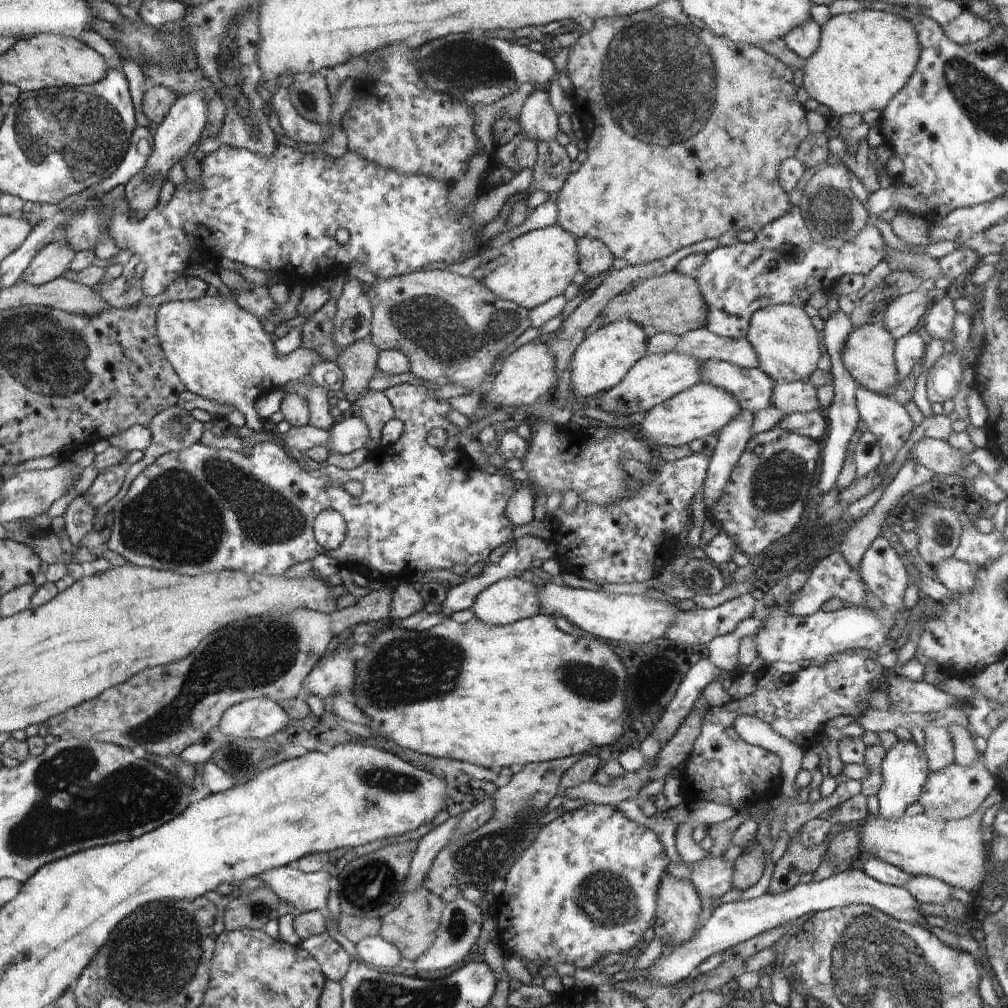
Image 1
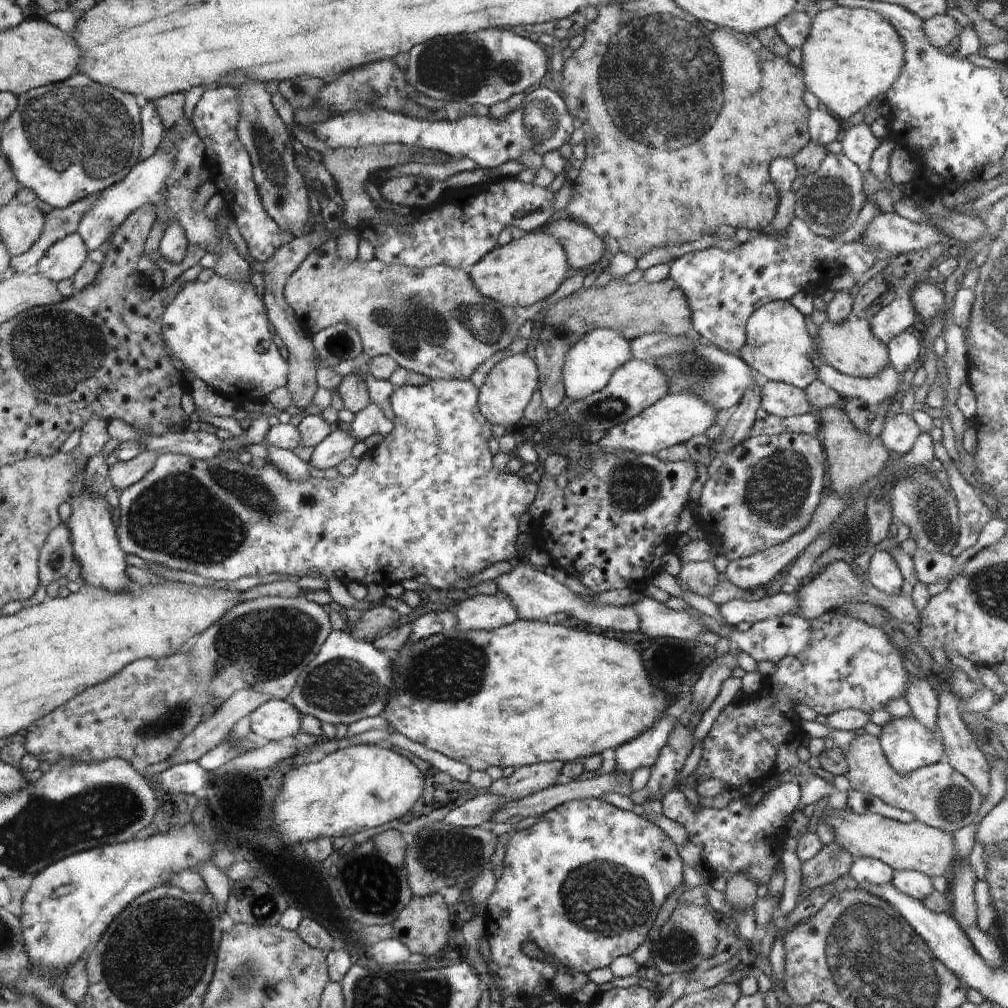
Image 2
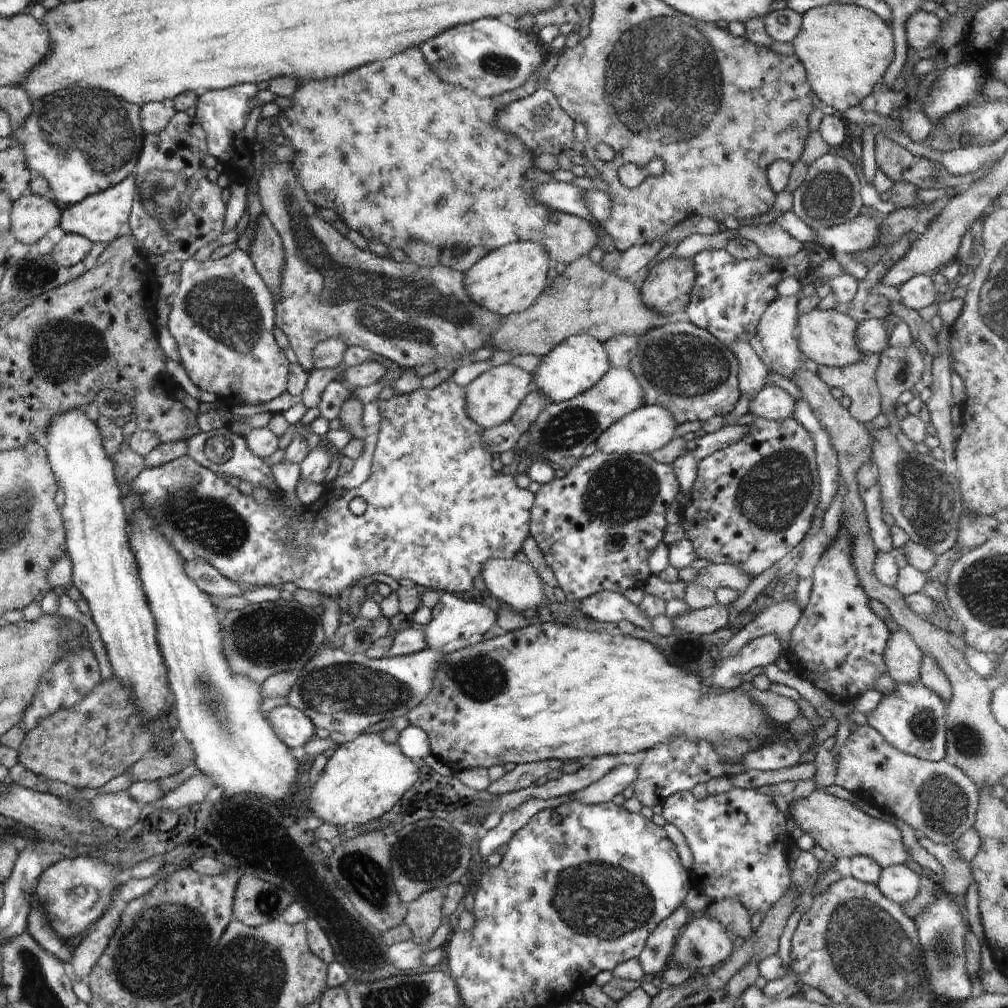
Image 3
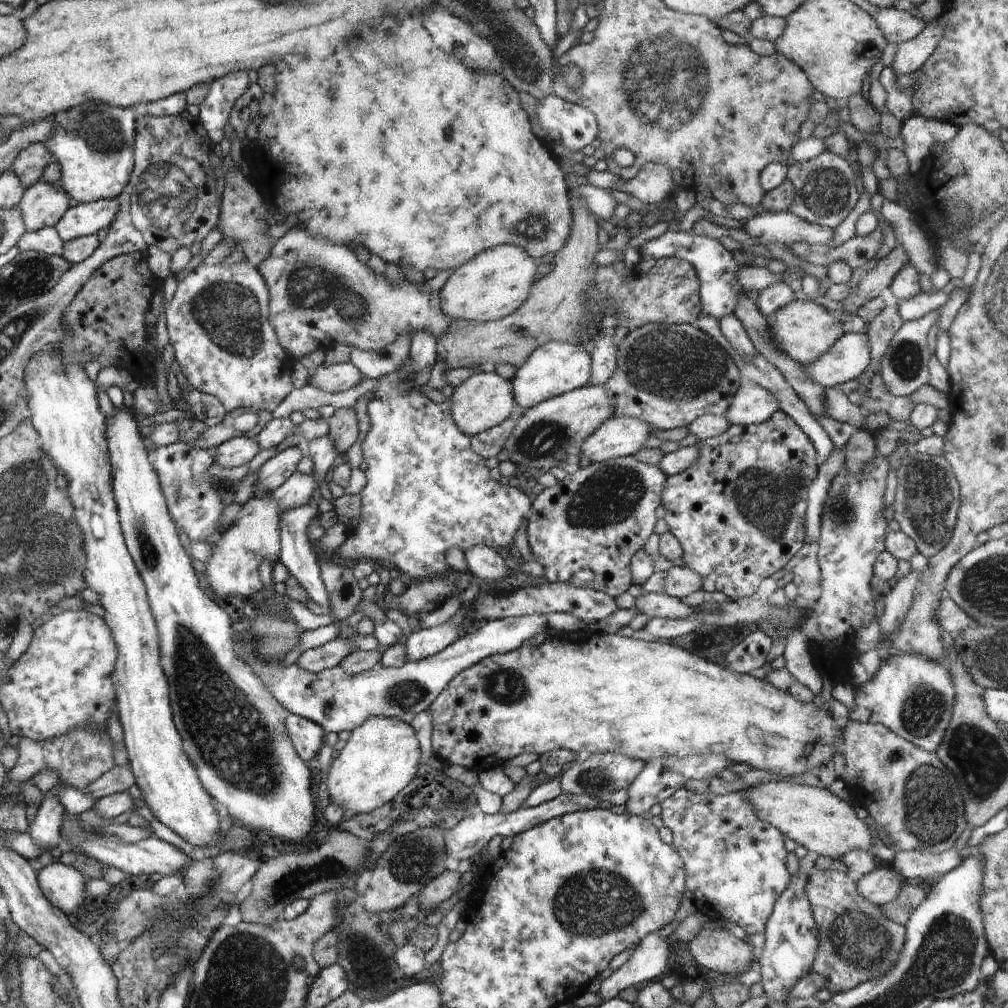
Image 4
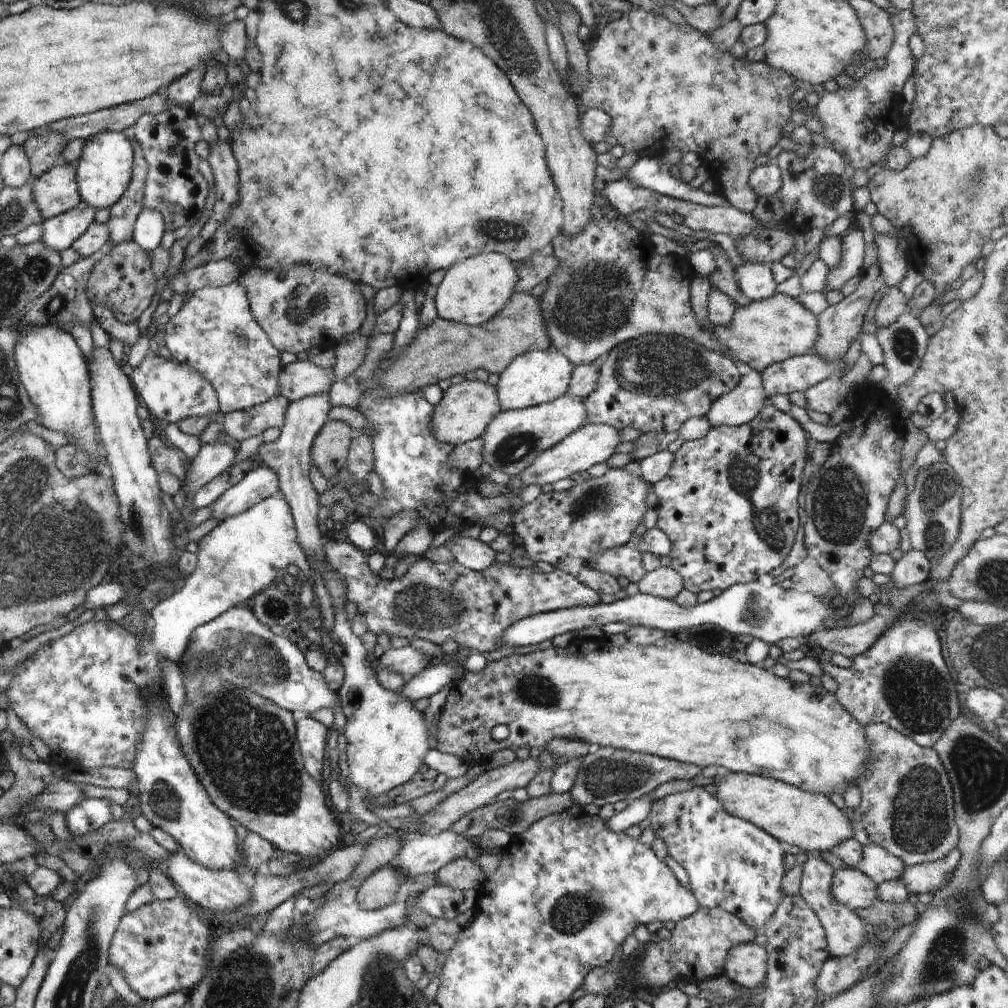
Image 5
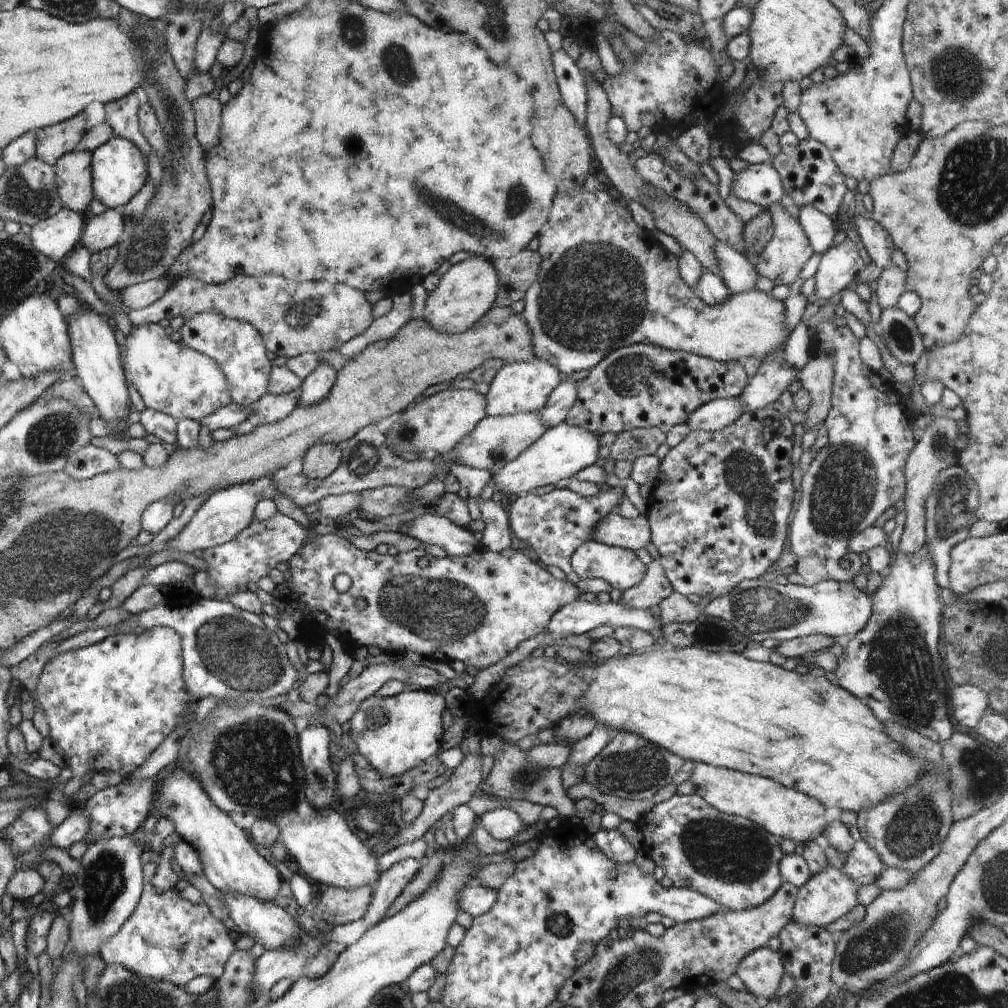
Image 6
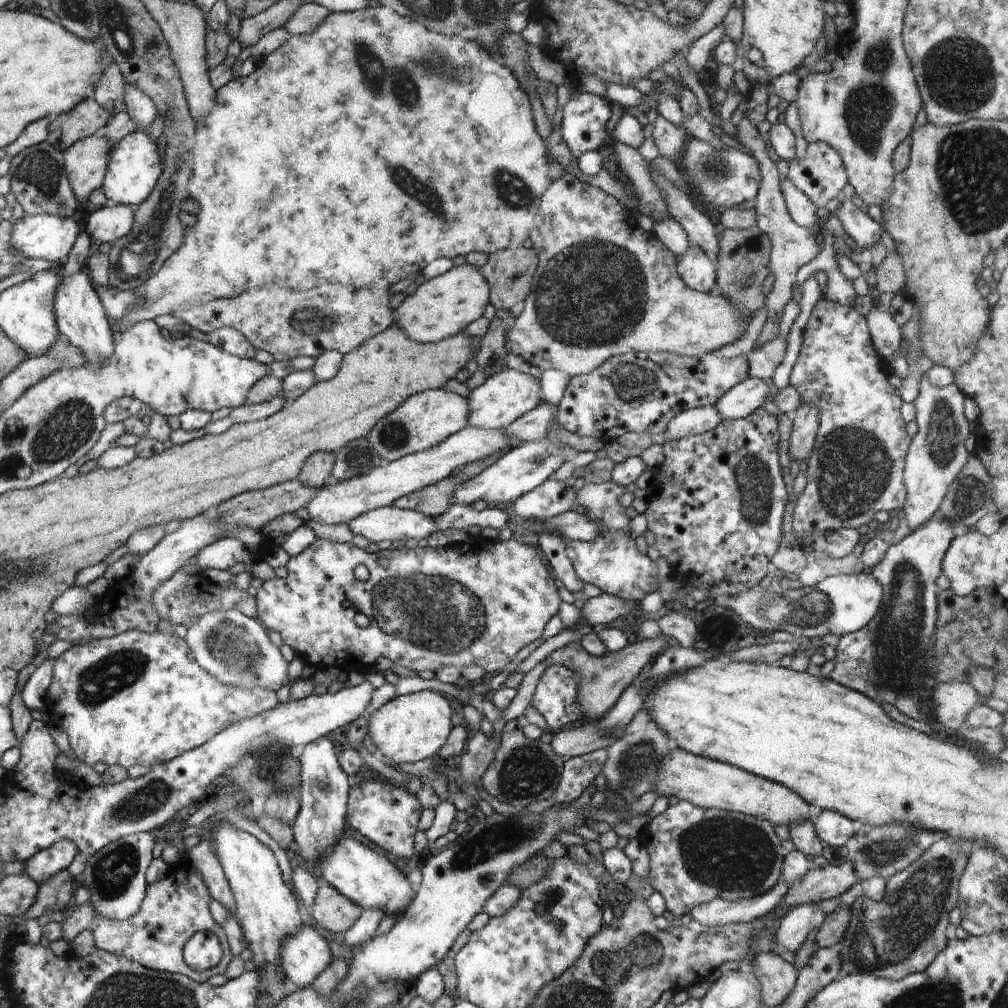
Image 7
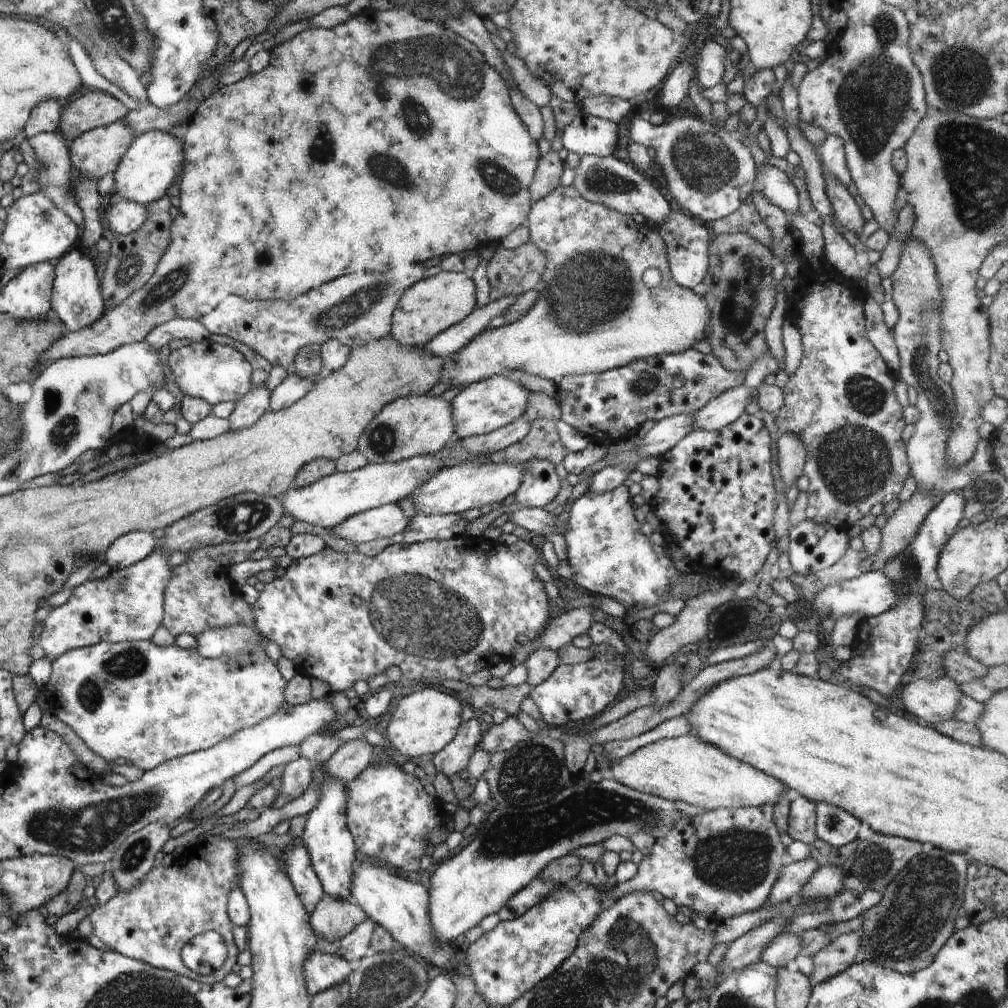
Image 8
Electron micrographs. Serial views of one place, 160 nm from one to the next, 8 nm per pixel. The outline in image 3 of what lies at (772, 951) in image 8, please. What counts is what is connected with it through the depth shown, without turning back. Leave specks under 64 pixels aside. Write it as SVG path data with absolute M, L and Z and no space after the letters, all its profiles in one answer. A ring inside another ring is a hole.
M892 865L881 870L876 886L886 898L902 906L917 895L920 879L907 865Z

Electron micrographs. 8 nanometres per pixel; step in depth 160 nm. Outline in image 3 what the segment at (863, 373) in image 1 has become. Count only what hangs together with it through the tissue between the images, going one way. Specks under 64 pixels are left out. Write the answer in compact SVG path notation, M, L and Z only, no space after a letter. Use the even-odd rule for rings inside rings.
M814 307L810 312L799 313L797 318L797 344L799 351L812 365L843 367L853 365L863 356L856 348L855 334L857 322L837 309Z

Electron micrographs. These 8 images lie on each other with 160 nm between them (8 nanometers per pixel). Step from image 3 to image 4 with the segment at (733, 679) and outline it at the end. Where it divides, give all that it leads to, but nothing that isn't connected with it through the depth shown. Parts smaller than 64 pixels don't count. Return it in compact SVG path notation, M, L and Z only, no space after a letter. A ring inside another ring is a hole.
M755 629L742 642L739 642L726 655L728 670L737 673L752 672L760 668L768 658L768 652L774 648L772 640L762 630Z

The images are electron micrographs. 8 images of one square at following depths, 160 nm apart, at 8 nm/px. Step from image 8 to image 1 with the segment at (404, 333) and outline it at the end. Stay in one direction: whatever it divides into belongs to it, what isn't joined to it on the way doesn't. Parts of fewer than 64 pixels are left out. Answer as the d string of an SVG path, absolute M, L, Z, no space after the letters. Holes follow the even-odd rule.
M558 224L529 231L497 248L491 248L488 245L479 253L480 263L470 276L479 280L488 290L491 290L502 300L515 302L526 310L544 304L552 297L562 295L579 270L577 238L560 228Z

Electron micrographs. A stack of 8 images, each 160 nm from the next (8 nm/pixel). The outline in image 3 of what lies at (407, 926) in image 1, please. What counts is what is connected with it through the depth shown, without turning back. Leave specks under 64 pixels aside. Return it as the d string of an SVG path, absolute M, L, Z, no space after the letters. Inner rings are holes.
M444 889L423 892L416 900L407 905L405 923L410 927L412 941L425 945L433 932L443 922L442 905Z

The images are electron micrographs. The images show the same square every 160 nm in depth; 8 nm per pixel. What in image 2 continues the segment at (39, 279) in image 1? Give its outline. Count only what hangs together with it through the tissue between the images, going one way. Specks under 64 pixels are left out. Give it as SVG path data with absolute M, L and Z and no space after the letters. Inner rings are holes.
M76 232L55 242L38 261L34 272L58 282L72 278L87 259L87 246Z

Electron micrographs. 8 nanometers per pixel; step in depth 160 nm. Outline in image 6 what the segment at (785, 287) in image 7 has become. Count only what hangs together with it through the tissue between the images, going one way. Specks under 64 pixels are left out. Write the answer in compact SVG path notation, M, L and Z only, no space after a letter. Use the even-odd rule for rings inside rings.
M780 201L773 202L764 210L767 210L771 216L773 235L770 237L764 250L759 254L755 262L755 268L760 276L770 278L776 285L791 285L796 278L798 278L798 274L800 274L800 270L802 270L806 262L812 258L815 250L812 248L798 220L793 218L792 215L780 205Z

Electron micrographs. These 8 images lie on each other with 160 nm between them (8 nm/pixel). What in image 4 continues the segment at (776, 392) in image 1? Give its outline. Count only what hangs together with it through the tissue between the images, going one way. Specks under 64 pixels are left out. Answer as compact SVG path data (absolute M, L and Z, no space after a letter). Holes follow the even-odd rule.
M754 383L739 388L724 416L730 425L757 425L768 420L776 409L779 406L774 396Z

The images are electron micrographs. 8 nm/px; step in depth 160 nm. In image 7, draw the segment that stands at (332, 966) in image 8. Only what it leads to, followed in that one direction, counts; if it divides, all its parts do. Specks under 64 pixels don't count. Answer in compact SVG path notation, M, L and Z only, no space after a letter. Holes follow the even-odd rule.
M309 923L292 936L283 939L281 966L296 988L310 987L315 978L331 965L334 955L328 943Z

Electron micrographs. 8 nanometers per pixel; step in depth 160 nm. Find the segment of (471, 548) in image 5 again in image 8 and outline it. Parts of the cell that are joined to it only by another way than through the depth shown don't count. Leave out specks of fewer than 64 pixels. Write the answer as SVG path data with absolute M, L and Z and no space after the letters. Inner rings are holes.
M384 504L344 520L342 524L334 526L332 536L344 538L354 542L356 546L361 542L370 542L379 538L390 538L401 534L410 524L410 520L397 504Z

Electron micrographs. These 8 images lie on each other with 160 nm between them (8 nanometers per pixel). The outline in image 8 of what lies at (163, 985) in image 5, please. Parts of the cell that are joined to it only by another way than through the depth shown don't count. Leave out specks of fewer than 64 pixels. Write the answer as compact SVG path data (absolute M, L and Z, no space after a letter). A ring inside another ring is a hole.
M226 838L214 842L195 843L171 866L154 868L130 892L118 892L106 904L89 910L92 934L110 950L165 969L200 983L220 983L232 973L238 950L232 938L232 924L228 920L228 894L238 886L238 848ZM204 932L218 932L227 947L226 962L210 975L191 972L182 962L181 951L194 936Z

